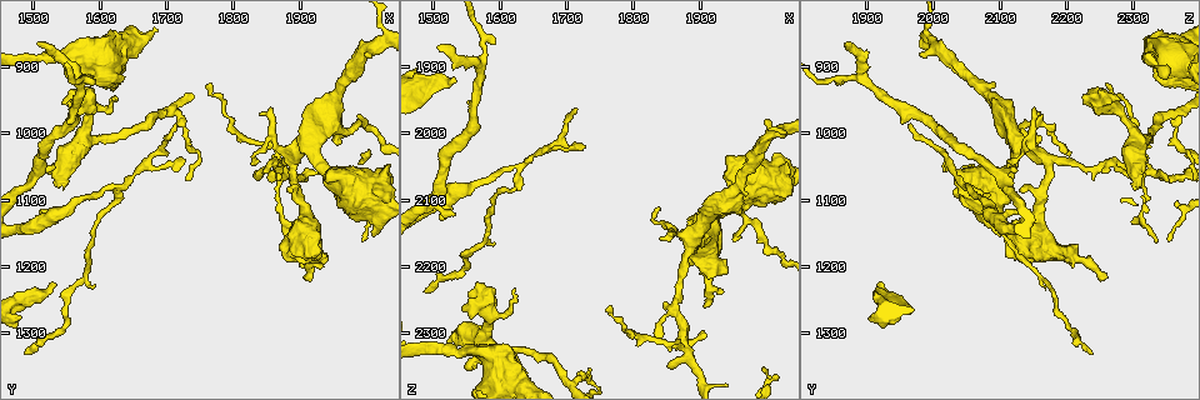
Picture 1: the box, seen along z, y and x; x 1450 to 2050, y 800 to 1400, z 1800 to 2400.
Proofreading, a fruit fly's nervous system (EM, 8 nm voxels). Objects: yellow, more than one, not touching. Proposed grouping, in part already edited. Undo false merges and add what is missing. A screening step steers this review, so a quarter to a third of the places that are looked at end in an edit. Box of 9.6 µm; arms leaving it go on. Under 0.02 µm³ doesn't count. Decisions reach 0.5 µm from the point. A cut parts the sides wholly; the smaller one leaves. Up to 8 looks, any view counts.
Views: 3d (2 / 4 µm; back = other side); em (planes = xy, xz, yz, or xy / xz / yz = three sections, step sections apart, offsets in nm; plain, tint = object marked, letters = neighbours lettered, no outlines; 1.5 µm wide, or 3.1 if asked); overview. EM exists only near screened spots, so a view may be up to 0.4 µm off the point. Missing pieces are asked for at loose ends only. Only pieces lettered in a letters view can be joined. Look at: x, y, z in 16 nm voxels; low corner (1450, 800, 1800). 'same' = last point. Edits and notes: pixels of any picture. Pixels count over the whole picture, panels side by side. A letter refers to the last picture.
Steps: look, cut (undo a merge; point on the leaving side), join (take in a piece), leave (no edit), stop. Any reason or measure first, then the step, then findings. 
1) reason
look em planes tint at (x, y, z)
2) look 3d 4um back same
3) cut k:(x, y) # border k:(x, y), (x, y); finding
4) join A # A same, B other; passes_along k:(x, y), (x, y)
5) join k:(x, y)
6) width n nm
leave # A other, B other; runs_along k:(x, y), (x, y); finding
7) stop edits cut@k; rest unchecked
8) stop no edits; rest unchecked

free end
look em planes letters at (1530, 1220, 1920)

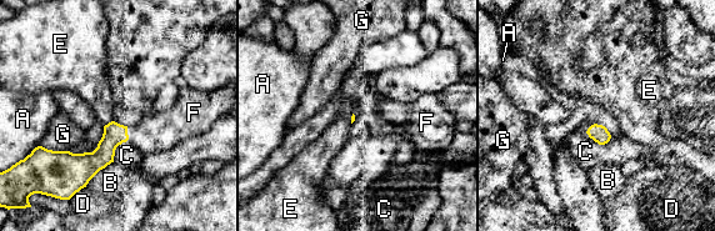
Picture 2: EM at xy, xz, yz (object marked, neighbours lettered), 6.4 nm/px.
longest_contact B 240 nm
join F # A other, B other, C other, D other, E other, F same, G other; it goes on there

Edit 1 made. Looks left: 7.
sharp bend
look em planes letters at (1620, 1080, 2050)

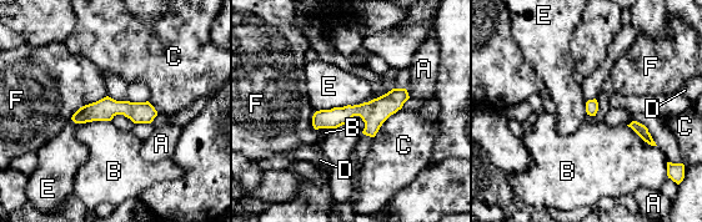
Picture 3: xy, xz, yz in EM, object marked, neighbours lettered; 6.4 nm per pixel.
leave # A other, B other, C other, D other, E other, F other; border 3:(364, 101), (316, 111); all the same cell

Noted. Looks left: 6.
an open end
look em xz step 8 letters at (1530, 1080, 2305)

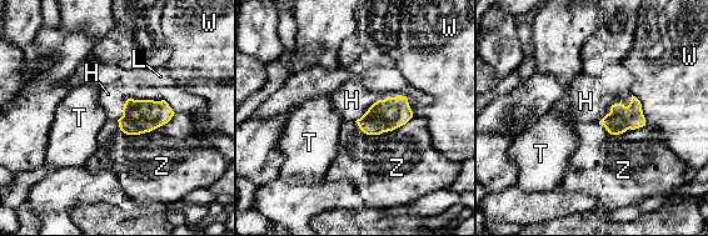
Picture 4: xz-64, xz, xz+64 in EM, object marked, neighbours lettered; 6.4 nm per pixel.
look em planes letters same

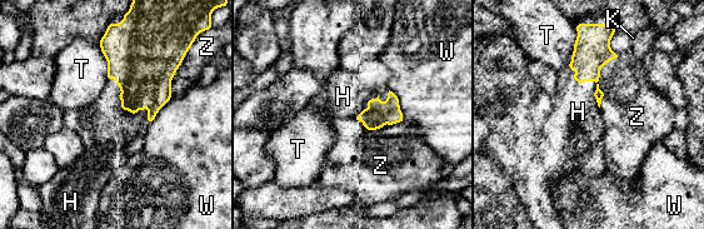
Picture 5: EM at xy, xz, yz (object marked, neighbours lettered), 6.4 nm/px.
join H # H same, K other, T other, W other, Z other; the cell continues

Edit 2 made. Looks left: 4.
stop edits join@2, join@5; rest unchecked

